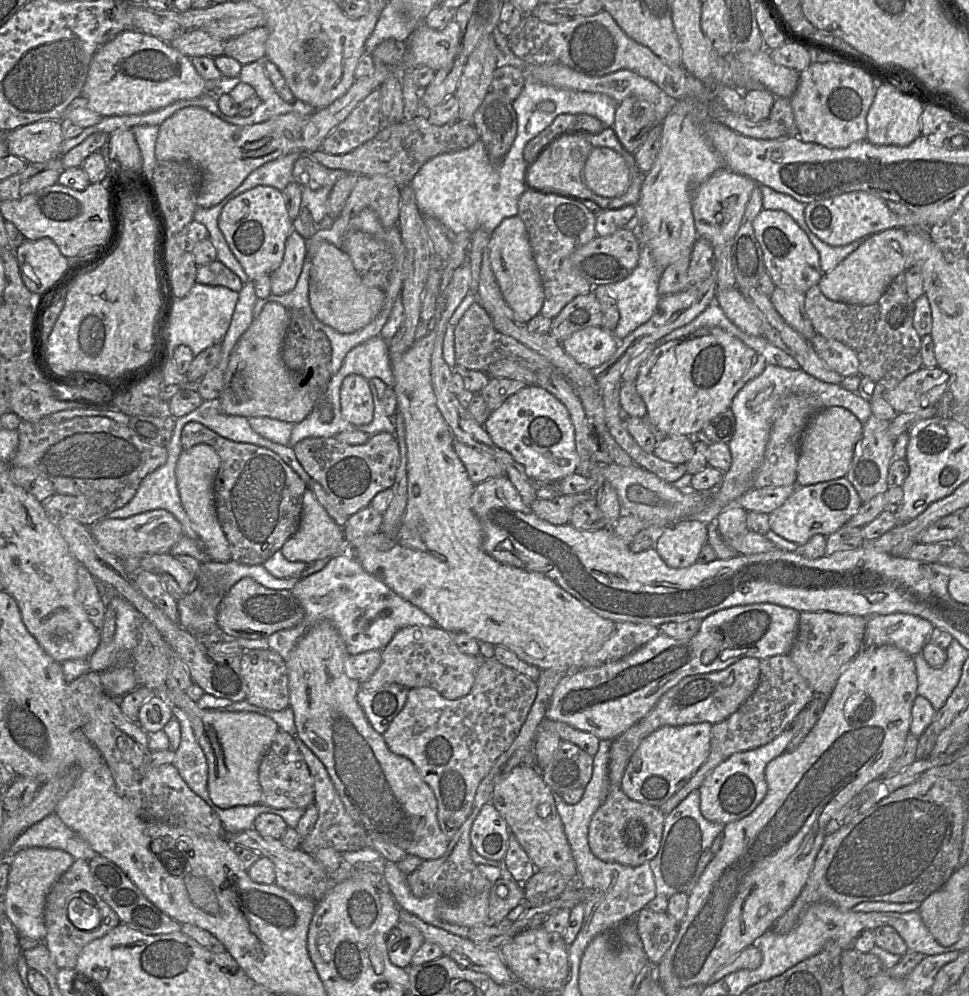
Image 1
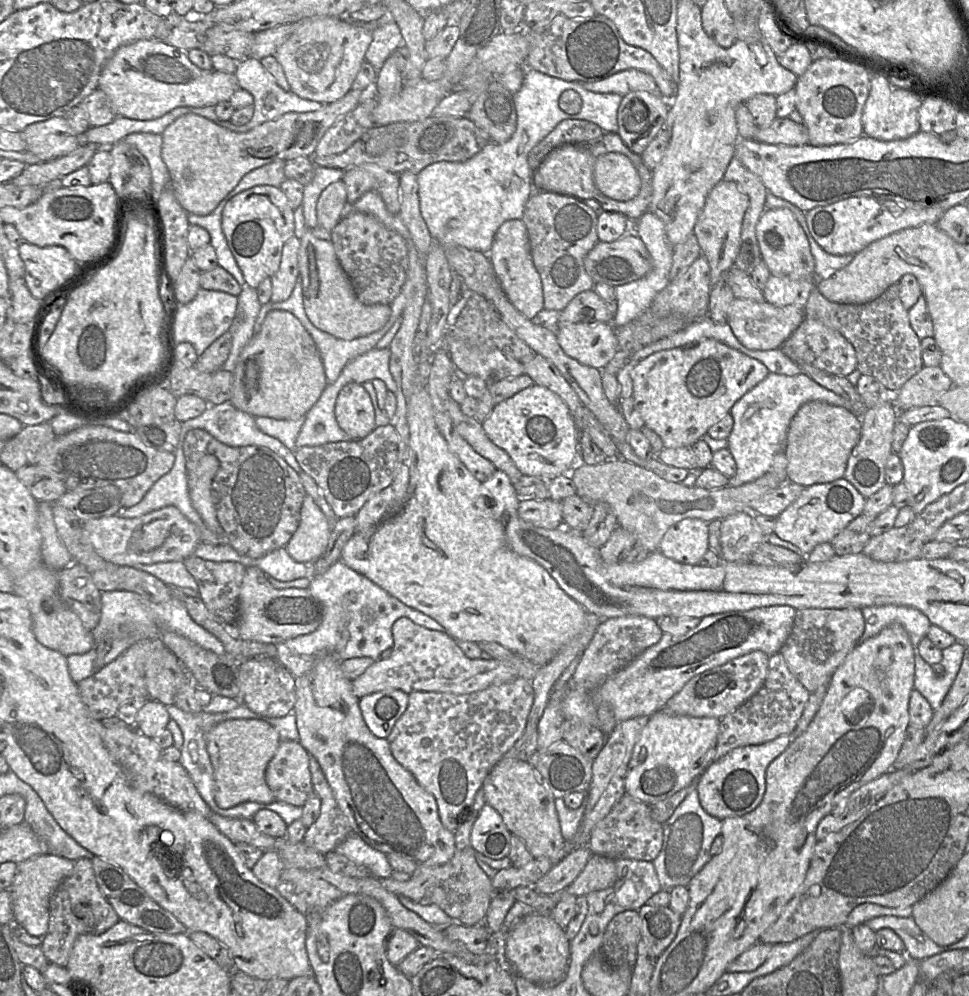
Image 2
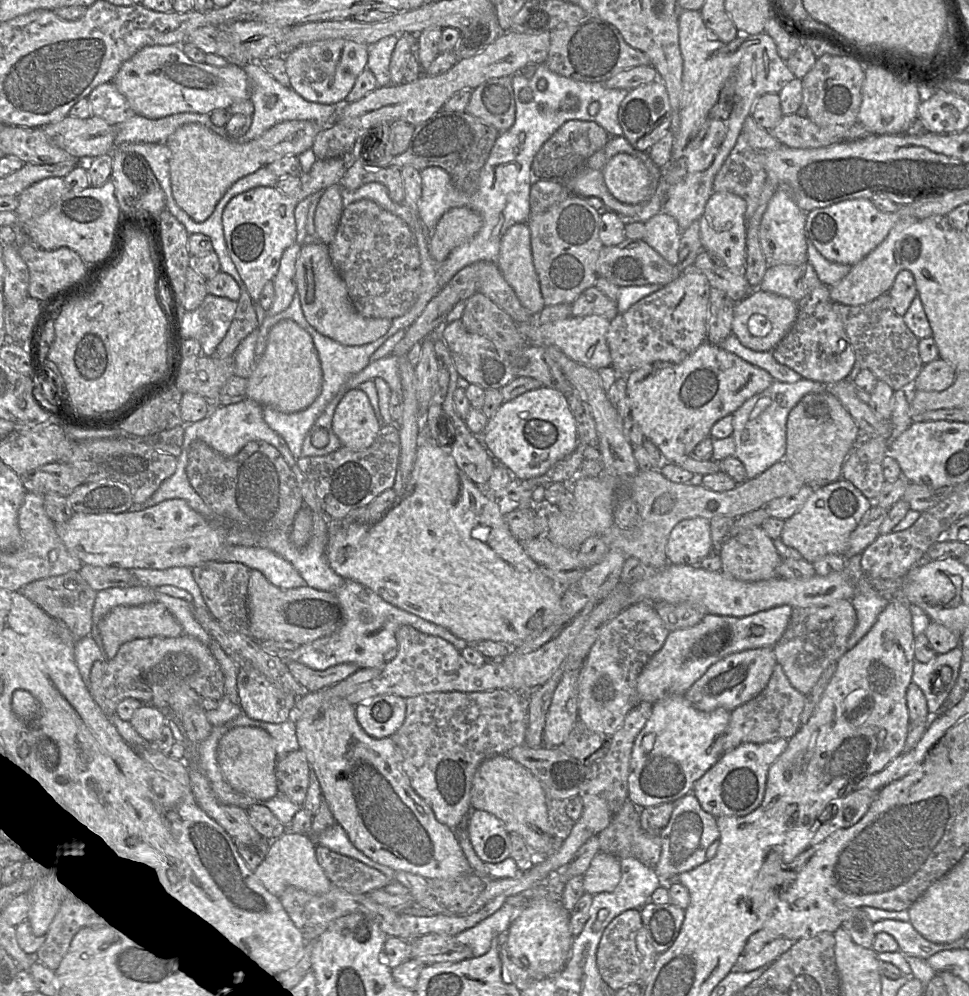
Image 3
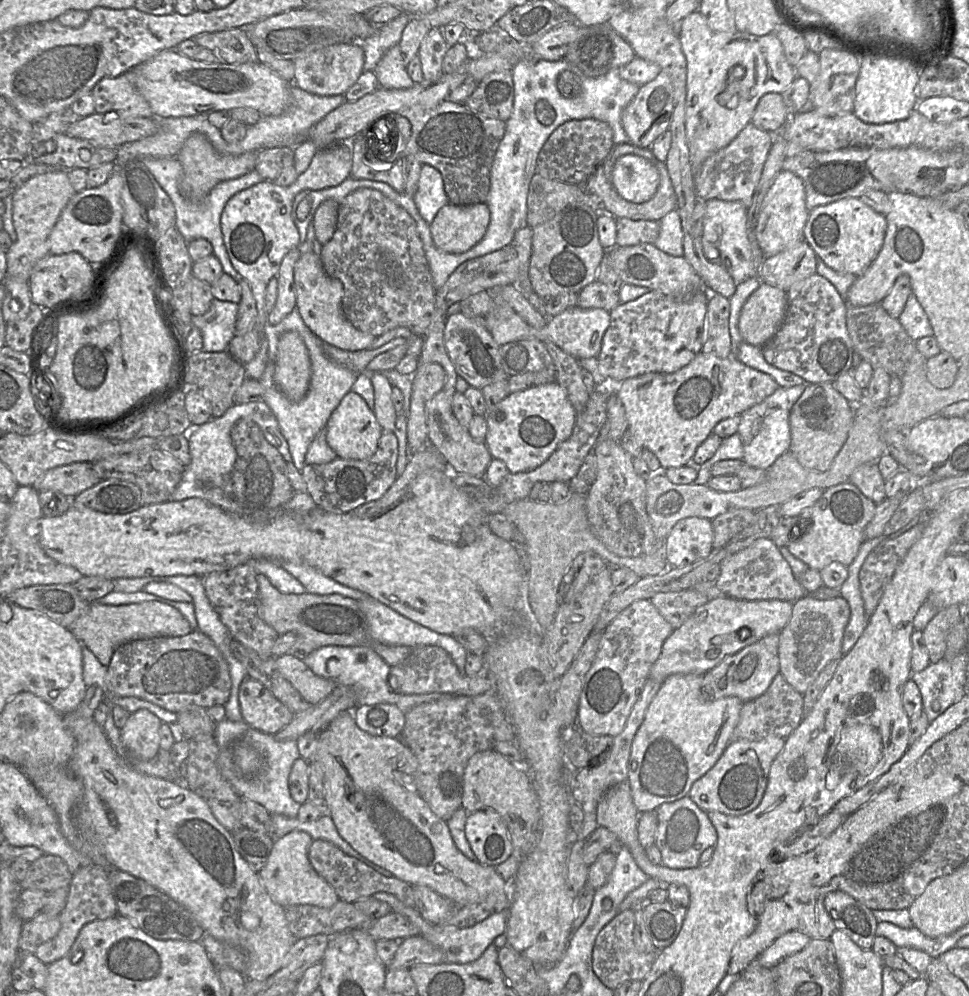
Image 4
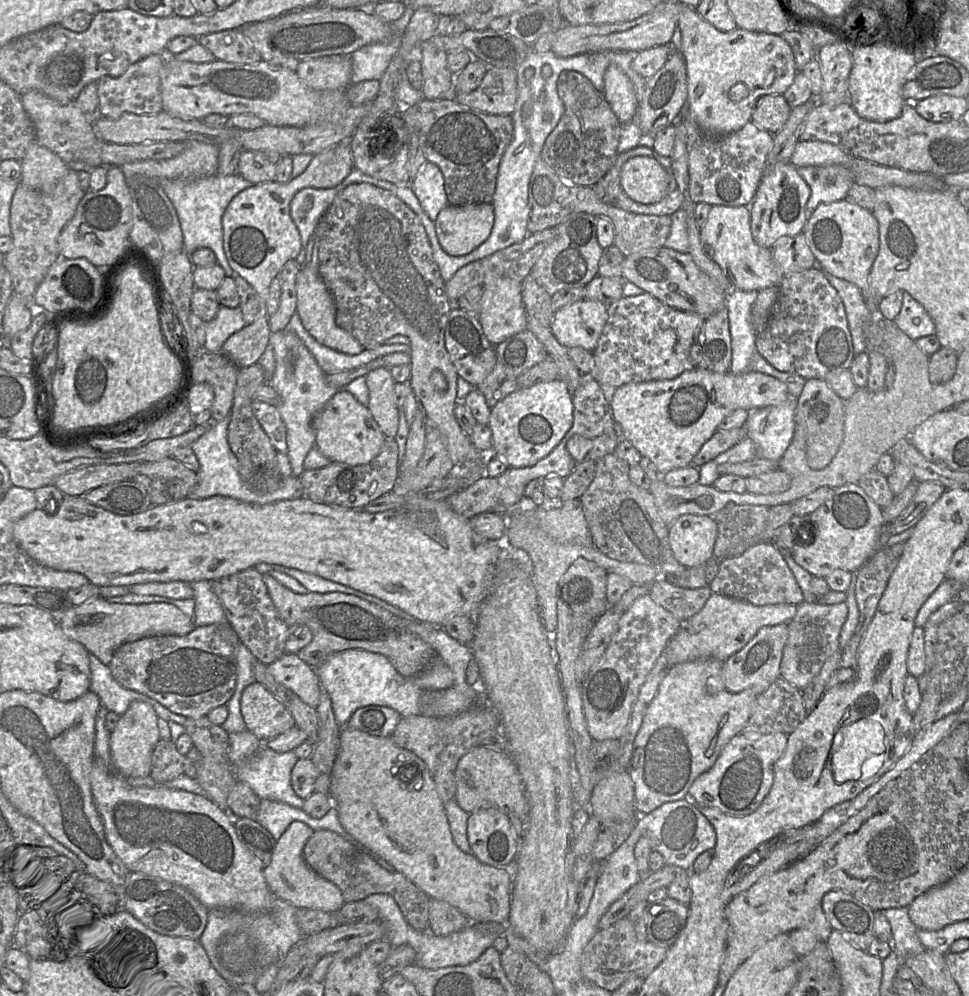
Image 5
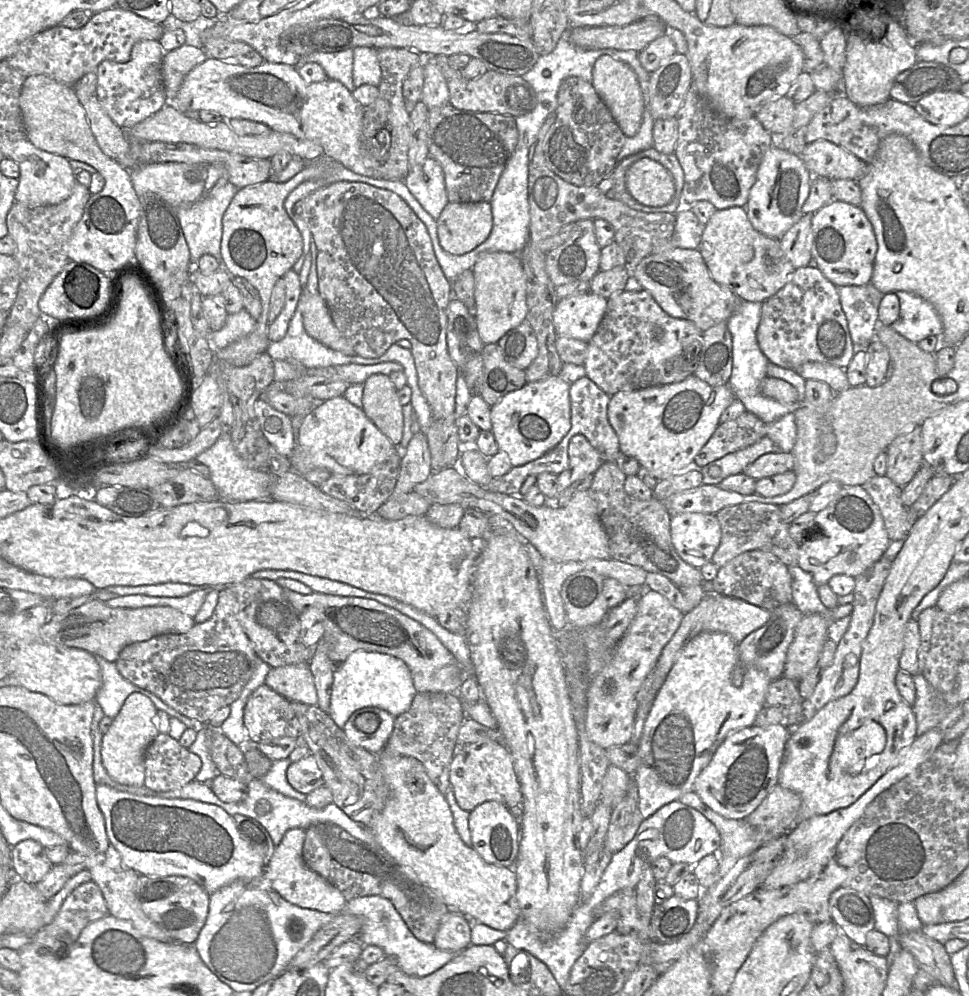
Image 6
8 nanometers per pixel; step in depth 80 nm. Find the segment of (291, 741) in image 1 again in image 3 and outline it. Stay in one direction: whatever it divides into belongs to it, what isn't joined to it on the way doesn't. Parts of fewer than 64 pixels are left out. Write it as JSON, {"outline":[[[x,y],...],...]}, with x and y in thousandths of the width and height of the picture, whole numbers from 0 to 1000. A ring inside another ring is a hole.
{"outline":[[[308,752],[296,757],[284,769],[287,794],[312,809],[316,802],[321,774],[313,754]]]}

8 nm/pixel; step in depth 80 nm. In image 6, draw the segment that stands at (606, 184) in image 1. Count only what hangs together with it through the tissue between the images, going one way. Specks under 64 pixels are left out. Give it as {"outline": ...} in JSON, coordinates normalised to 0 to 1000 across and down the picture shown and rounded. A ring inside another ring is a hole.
{"outline":[[[663,159],[646,175],[648,193],[659,204],[670,208],[686,207],[697,195],[696,181],[681,164]]]}

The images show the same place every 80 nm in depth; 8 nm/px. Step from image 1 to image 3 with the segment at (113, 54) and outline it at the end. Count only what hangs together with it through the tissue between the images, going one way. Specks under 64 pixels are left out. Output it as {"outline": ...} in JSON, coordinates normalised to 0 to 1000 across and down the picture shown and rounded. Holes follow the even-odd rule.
{"outline":[[[150,46],[129,61],[115,81],[130,98],[134,108],[142,116],[164,119],[174,115],[198,112],[217,114],[223,109],[234,109],[243,102],[257,99],[257,83],[251,67],[236,64],[231,67],[205,63],[195,59],[187,46]]]}

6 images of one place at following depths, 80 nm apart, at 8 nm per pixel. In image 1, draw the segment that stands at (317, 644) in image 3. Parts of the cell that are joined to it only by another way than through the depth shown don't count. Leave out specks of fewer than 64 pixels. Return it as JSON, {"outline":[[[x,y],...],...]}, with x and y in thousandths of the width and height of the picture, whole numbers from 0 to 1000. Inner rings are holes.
{"outline":[[[353,553],[343,559],[330,573],[316,580],[285,580],[270,566],[255,567],[240,562],[235,564],[211,564],[208,571],[232,579],[232,594],[252,579],[258,579],[272,589],[284,592],[299,592],[312,605],[315,616],[304,630],[288,633],[275,643],[279,651],[294,664],[308,644],[326,627],[337,623],[352,639],[359,658],[368,658],[383,653],[396,652],[407,637],[420,629],[449,629],[449,623],[438,613],[419,603],[396,584],[375,571],[365,558]]]}

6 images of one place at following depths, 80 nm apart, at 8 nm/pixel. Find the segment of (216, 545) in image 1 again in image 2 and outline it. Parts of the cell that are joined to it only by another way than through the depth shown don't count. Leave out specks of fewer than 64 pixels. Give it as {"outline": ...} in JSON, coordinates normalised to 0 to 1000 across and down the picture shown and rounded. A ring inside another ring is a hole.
{"outline":[[[212,456],[200,472],[193,475],[196,501],[211,526],[223,536],[229,535],[223,518],[219,483],[226,471],[226,462],[219,456]]]}

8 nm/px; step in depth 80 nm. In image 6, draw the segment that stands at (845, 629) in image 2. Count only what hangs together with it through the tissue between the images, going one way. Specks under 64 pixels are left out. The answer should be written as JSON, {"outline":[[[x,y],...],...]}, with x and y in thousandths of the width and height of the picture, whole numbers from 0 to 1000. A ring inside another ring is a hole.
{"outline":[[[880,606],[857,611],[857,618],[845,615],[830,616],[813,651],[808,679],[825,684],[838,673],[854,641],[854,630],[864,621],[878,618]]]}

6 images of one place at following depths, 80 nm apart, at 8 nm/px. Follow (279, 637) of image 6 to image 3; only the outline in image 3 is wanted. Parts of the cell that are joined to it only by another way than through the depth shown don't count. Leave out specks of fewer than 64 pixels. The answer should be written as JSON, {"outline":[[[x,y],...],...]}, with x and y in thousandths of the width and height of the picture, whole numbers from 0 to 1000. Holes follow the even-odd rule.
{"outline":[[[214,563],[197,572],[215,613],[226,627],[236,634],[259,639],[255,609],[258,571],[247,564]]]}

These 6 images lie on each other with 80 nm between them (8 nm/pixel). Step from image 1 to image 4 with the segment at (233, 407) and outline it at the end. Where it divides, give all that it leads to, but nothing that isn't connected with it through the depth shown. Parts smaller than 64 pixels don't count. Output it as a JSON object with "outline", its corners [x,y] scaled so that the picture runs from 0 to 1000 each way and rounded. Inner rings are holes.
{"outline":[[[294,333],[287,343],[283,373],[286,390],[301,404],[311,403],[318,394],[321,362],[317,348],[305,333]]]}

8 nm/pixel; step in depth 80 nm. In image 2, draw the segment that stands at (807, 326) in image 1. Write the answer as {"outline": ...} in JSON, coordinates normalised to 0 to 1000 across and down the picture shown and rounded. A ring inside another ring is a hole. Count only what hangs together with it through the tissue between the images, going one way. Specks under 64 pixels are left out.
{"outline":[[[795,276],[786,291],[791,303],[808,308],[820,306],[830,309],[843,280],[816,280],[812,277]]]}

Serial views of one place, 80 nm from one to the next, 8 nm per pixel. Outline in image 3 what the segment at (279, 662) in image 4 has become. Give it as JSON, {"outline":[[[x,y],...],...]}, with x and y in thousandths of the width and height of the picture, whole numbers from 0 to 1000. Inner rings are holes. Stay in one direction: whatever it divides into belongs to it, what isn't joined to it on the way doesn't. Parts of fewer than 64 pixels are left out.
{"outline":[[[295,664],[295,668],[303,682],[318,696],[338,692],[370,673],[367,668],[361,666],[350,667],[334,674],[324,674],[304,664]]]}

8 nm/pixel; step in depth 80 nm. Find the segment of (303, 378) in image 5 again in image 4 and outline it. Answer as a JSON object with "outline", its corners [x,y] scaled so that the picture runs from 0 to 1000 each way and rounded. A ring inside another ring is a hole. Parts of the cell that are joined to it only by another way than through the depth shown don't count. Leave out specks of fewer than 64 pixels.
{"outline":[[[304,308],[289,324],[280,326],[275,323],[272,335],[277,343],[277,360],[270,379],[267,381],[272,389],[272,404],[278,408],[284,417],[289,433],[296,443],[301,463],[305,470],[311,473],[315,467],[315,458],[320,446],[323,444],[329,433],[335,430],[336,425],[365,386],[370,374],[353,367],[340,360],[333,353],[333,343],[314,324],[309,311]],[[294,333],[305,333],[313,340],[321,362],[321,381],[319,391],[315,399],[309,404],[299,403],[285,388],[283,373],[287,356],[287,343]]]}

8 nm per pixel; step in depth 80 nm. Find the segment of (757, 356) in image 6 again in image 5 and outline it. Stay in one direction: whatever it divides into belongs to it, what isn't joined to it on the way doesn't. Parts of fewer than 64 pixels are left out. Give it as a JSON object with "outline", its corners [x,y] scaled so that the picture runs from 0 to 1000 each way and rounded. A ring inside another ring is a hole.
{"outline":[[[755,290],[750,295],[749,309],[754,336],[755,361],[753,373],[766,376],[774,371],[780,351],[780,333],[776,326],[775,310],[781,292]]]}

